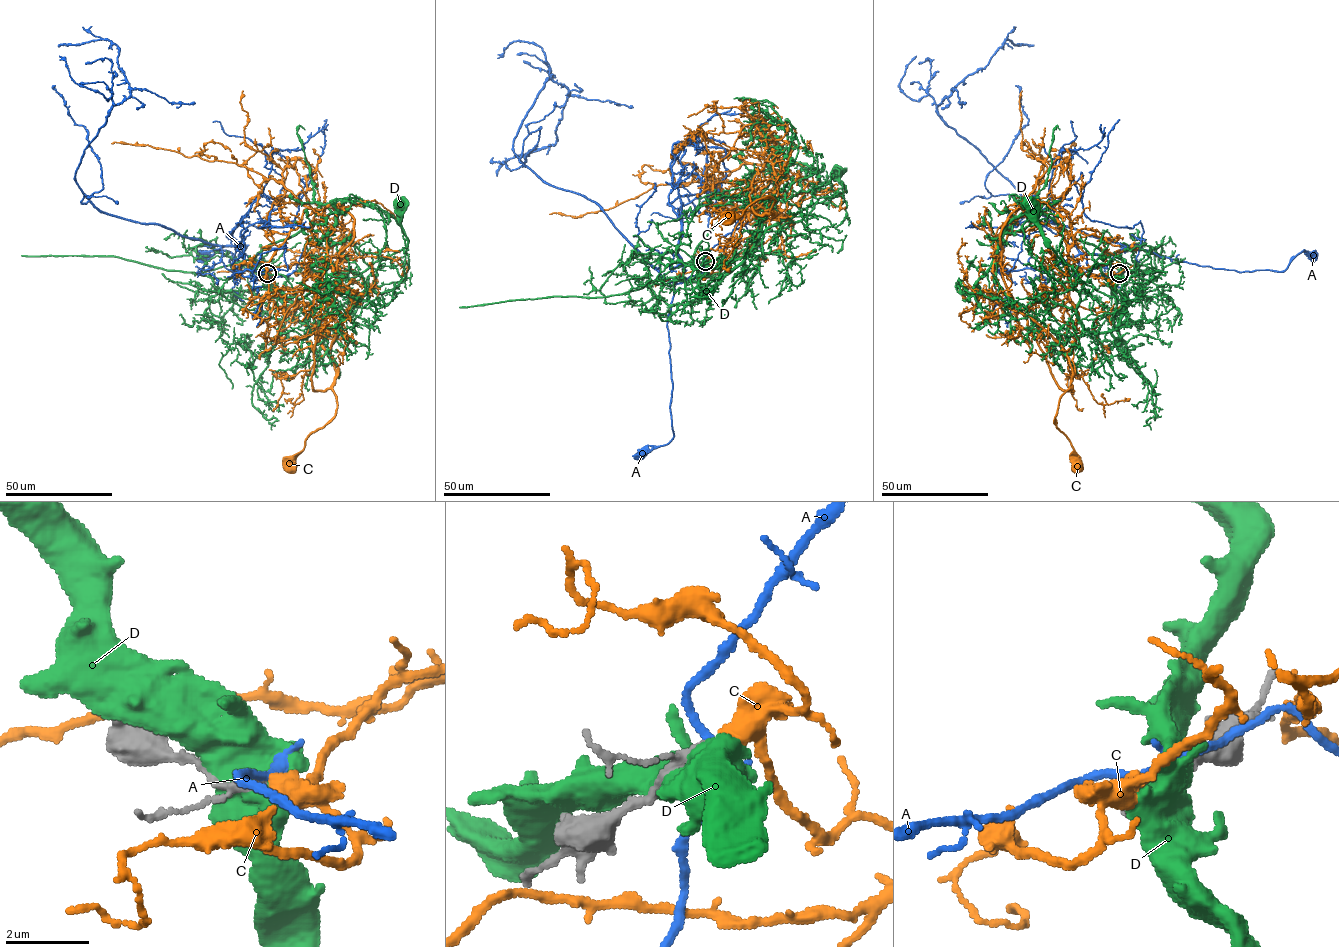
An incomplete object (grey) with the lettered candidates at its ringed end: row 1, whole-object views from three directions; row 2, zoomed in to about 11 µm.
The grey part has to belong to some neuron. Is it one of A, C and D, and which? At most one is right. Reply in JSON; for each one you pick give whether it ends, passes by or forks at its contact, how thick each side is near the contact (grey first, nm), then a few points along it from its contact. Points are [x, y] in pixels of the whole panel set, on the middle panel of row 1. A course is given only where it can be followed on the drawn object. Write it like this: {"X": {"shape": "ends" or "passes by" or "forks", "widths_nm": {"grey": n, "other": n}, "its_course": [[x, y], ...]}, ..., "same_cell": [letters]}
{"same_cell": []}

